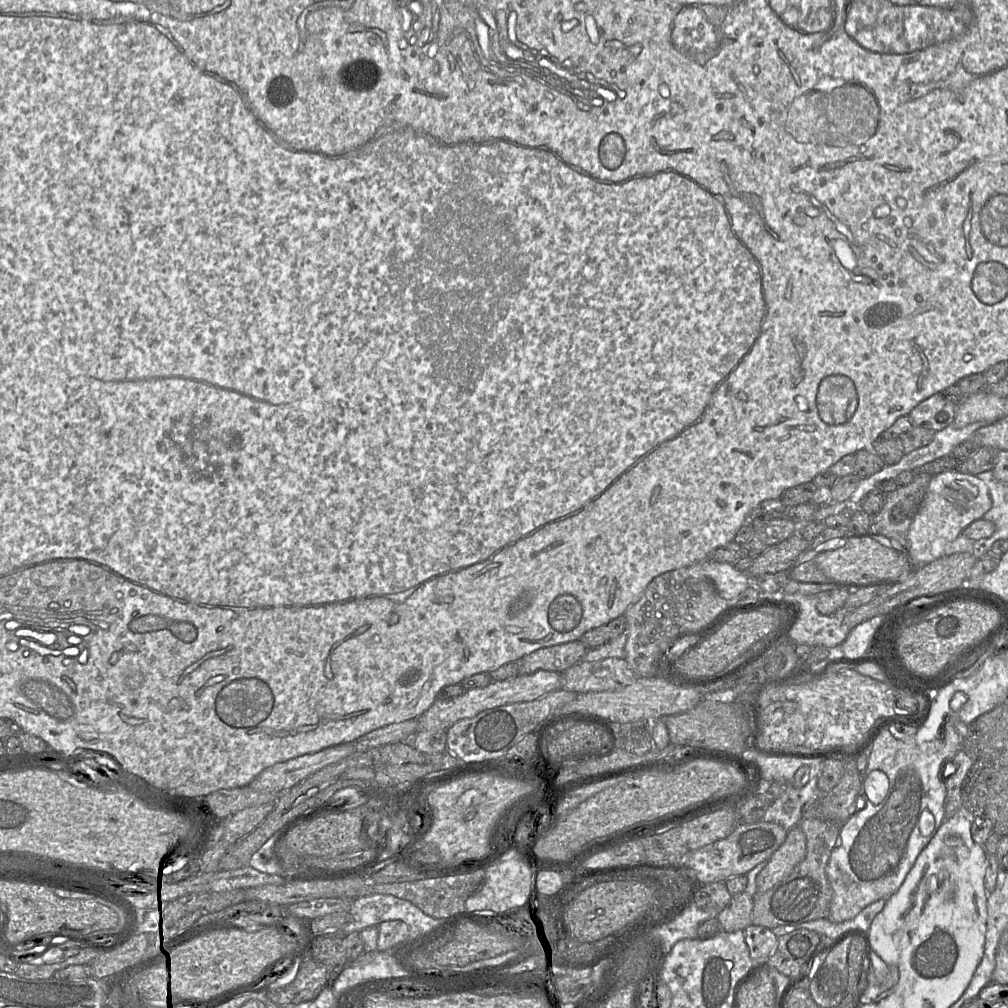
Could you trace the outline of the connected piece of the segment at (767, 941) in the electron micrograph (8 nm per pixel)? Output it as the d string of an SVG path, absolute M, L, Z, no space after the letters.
M750 924L745 928L744 936L753 967L766 966L777 947L777 937L772 929Z

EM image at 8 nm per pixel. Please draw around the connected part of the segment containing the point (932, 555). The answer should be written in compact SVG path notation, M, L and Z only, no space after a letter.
M958 471L932 475L925 497L907 534L906 551L913 570L919 570L922 565L944 556L946 545L954 541L969 524L983 518L991 507L989 489L976 475Z

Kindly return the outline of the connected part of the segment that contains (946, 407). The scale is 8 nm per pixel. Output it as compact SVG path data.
M934 394L920 402L909 416L915 426L940 431L951 425L956 416L957 405L943 394Z

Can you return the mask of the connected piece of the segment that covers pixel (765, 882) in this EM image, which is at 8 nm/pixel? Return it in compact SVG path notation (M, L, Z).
M799 826L794 827L788 831L784 843L772 854L766 866L757 875L757 892L763 894L789 876L805 855L805 834Z

